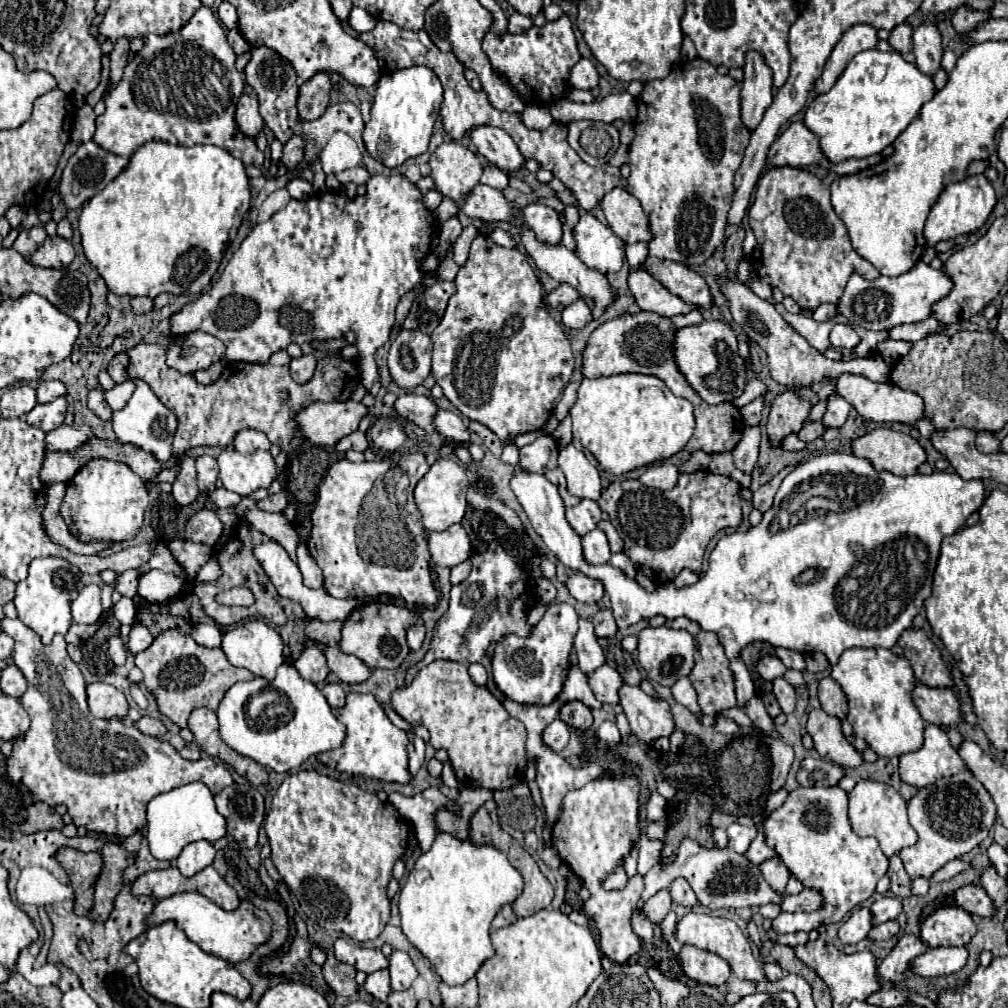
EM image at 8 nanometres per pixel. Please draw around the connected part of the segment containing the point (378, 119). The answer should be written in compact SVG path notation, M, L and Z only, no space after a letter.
M409 66L385 74L377 82L371 120L365 124L363 142L367 152L389 168L403 164L407 158L419 156L427 150L433 124L439 116L439 106L443 102L443 86L437 74L427 66Z

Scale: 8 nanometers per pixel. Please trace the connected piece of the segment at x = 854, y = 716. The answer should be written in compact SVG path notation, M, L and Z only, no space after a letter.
M851 648L845 650L839 662L831 668L831 678L843 688L847 696L847 720L855 734L861 736L879 756L903 756L923 746L925 722L921 720L921 714L913 702L917 680L907 658L895 656L885 648Z

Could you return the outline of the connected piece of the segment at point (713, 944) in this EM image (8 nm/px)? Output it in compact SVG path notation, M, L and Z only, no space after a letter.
M689 912L689 914L677 924L677 940L679 940L681 944L695 944L697 948L703 948L703 950L709 950L709 952L721 956L723 960L729 962L733 974L735 974L739 980L751 980L751 982L761 982L761 980L765 980L763 962L753 956L749 938L741 932L741 928L739 928L733 920L719 918L719 916L705 916L705 914Z

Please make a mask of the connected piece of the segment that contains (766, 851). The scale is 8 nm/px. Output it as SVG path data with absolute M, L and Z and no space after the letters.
M759 826L759 836L757 836L757 840L753 840L753 844L749 846L749 850L747 850L745 856L747 856L749 862L753 862L753 864L761 864L761 862L765 862L767 858L773 858L773 856L775 856L775 852L765 844L765 836L763 836L763 832L761 832L761 826Z

